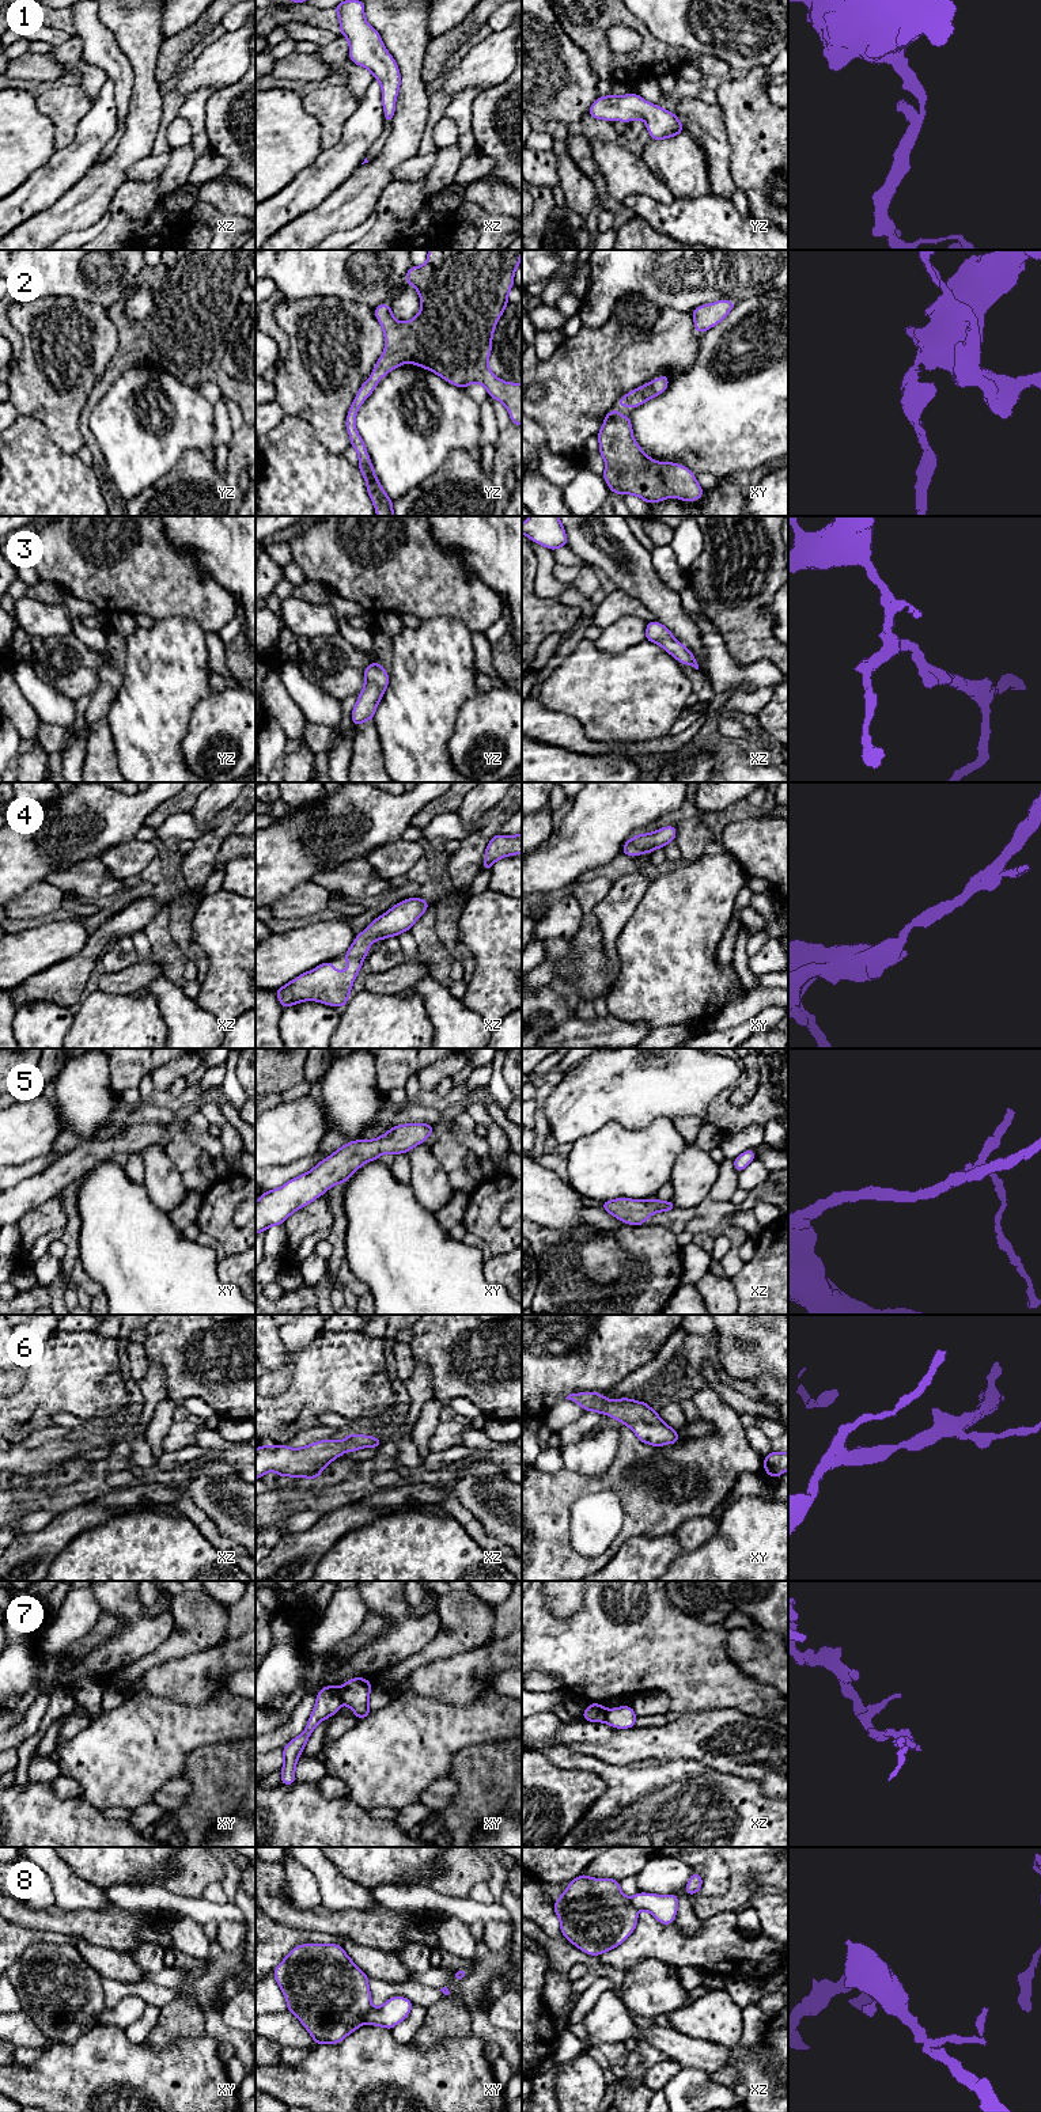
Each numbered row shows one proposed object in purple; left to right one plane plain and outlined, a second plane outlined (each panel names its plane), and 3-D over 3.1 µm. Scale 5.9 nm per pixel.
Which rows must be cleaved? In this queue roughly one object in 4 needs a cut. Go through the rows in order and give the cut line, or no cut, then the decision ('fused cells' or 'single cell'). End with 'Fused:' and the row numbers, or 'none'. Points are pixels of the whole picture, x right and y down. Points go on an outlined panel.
1: cut none; single cell
2: cut none; single cell
3: cut none; single cell
4: cut none; single cell
5: cut none; single cell
6: cut none; single cell
7: cut xy (339, 1688), (339, 1695), (343, 1701); fused cells
8: cut xy (371, 2006), (364, 2021); fused cells
Fused: 7, 8

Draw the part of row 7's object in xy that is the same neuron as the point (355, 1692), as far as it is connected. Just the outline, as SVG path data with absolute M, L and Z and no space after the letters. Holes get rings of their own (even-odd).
M364 1677L349 1679L340 1687L341 1700L353 1710L357 1719L363 1719L371 1713L370 1692L371 1681Z

